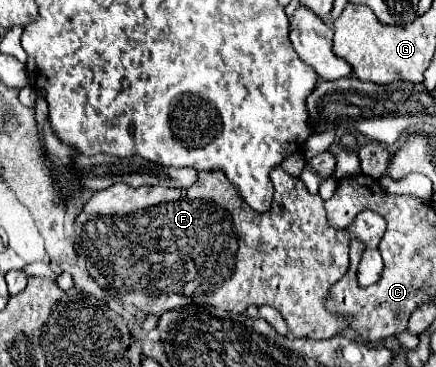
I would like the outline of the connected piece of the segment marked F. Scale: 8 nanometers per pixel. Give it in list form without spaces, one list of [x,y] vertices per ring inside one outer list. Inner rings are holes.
[[[275,167],[270,179],[274,196],[273,205],[267,213],[257,213],[253,209],[247,213],[237,189],[221,171],[201,171],[199,183],[189,189],[131,189],[125,183],[113,185],[93,193],[85,203],[83,213],[75,221],[75,249],[87,261],[87,267],[99,267],[101,277],[111,281],[111,287],[103,289],[113,291],[115,297],[121,297],[125,305],[133,307],[139,323],[143,323],[147,315],[159,317],[187,305],[211,305],[235,313],[243,313],[249,305],[271,305],[283,315],[295,337],[329,339],[351,325],[351,319],[345,319],[335,311],[327,311],[325,307],[329,289],[347,273],[349,242],[359,239],[366,245],[358,266],[358,281],[362,287],[368,287],[380,279],[383,270],[378,244],[386,231],[386,221],[379,214],[367,210],[358,214],[349,228],[335,229],[327,221],[323,199],[319,195],[311,195],[299,177]]]

